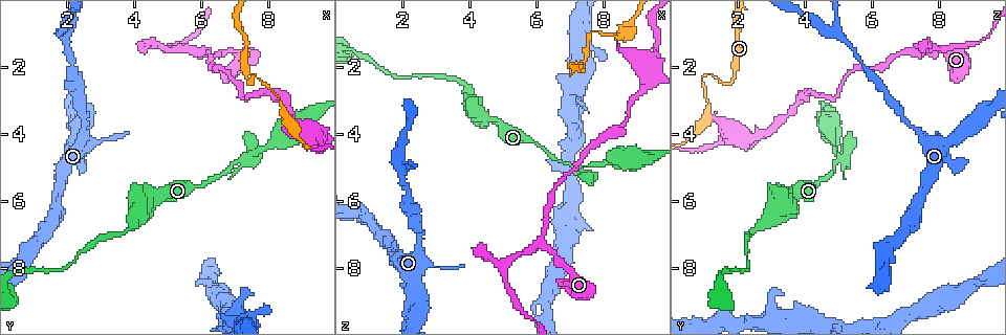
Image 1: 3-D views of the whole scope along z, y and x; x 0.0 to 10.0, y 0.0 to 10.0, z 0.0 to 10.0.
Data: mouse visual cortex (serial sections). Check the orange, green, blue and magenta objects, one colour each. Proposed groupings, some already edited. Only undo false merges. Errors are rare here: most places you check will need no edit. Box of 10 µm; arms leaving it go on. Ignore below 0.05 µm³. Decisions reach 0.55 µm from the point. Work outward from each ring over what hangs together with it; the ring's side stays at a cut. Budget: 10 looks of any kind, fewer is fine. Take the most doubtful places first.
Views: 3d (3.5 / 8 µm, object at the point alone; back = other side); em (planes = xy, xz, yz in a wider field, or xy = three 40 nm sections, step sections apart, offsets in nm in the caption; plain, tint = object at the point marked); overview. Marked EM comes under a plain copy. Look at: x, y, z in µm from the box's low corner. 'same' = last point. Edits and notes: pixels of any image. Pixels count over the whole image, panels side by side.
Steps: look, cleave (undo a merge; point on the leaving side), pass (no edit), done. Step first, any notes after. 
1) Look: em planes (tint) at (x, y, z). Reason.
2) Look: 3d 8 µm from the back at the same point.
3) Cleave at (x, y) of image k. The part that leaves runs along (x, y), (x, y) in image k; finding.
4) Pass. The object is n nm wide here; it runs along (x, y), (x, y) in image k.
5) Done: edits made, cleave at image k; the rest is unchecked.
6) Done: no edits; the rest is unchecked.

Look: 3d 8 µm at (7.25, 4.80, 5.00). Arms part here.

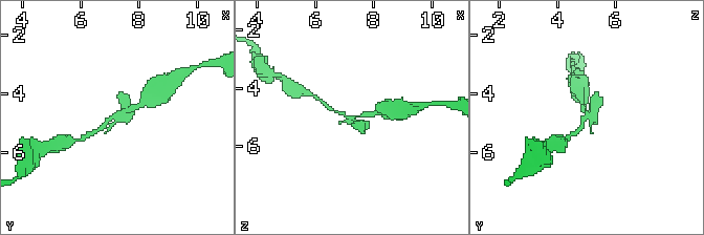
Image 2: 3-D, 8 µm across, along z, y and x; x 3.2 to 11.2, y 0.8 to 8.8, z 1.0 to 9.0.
Look: em xy step 5 (tint) at the same point. Now the EM.

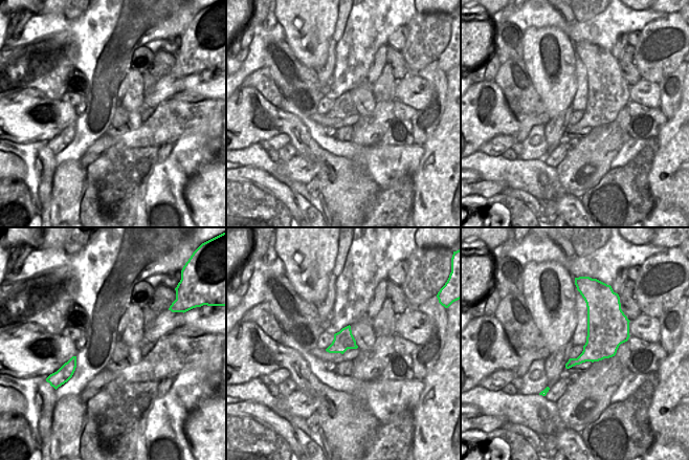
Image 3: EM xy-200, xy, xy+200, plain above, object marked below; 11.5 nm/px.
Pass. The object is 220 nm wide here; it runs along (92, 132), (142, 102) in image 2; one cell here.

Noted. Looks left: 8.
Look: 3d 3.5 µm at (6.35, 1.65, 7.45). Sharp bend.

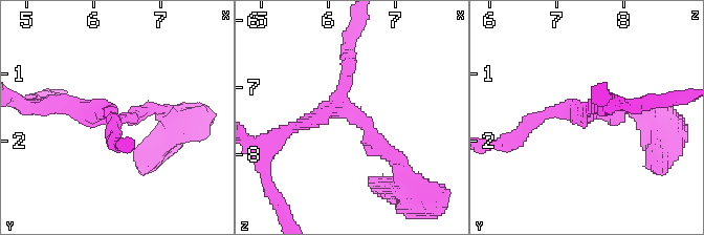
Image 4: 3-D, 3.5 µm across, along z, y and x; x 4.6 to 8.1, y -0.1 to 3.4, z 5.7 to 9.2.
Look: em xy step 3 (tint) at (6.40, 1.65, 7.45). 3 arms meet here; the arms are 200, 200, 200 nm wide; now the EM.

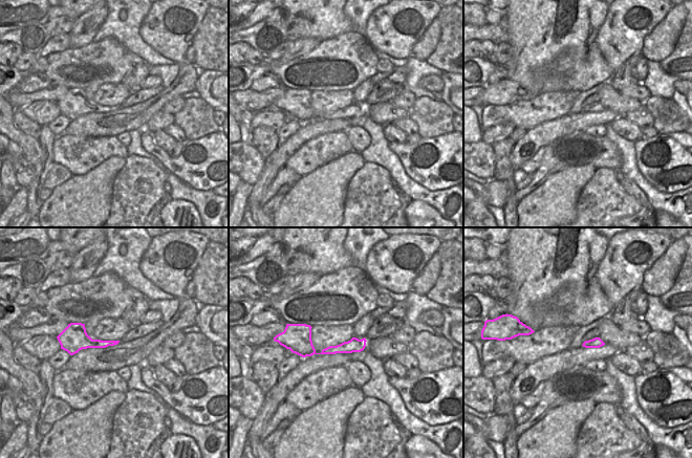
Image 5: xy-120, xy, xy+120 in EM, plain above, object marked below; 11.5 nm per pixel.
Pass. It runs along (301, 339), (318, 353), (363, 344) in image 5; continuous, no second cell.

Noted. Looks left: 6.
Look: 3d 3.5 µm from the back at (7.70, 2.30, 1.05). Sharp bend.

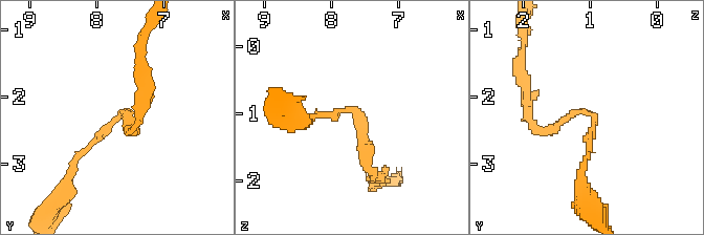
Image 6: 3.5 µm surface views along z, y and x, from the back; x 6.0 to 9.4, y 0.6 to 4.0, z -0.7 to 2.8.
Look: em xy step 2 (tint) at (7.70, 2.30, 1.00). The arms are 100, 150 nm wide.

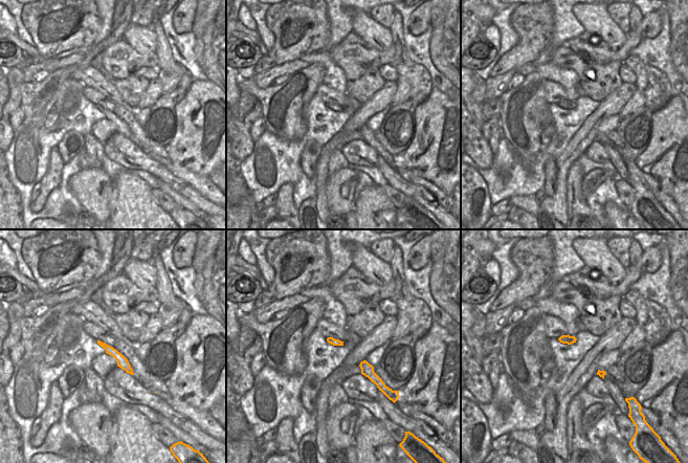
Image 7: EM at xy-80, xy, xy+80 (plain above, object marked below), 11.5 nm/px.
Pass. It runs along (371, 169), (351, 109), (309, 121) in image 6; continuous, no second cell.

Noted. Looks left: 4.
Look: 3d 3.5 µm from the back at (1.85, 1.00, 5.00). Three-way junction.

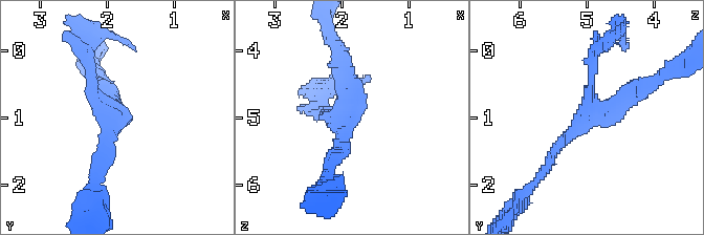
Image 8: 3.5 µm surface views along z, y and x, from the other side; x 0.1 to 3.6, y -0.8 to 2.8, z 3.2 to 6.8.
Look: em xy step 1 (tint) at (1.90, 1.00, 5.00).

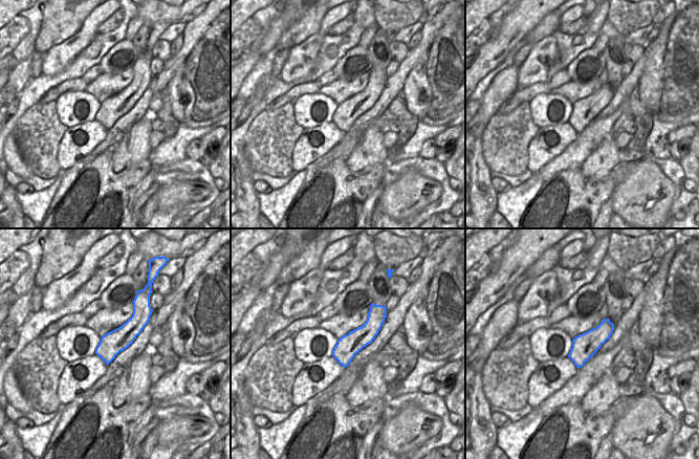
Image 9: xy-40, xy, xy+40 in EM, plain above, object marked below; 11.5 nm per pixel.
Pass. The object is 260 nm wide here; it runs along (545, 171), (585, 115), (644, 87) in image 8; one cell here.

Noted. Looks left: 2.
Done: no edits; the rest is unchecked.

